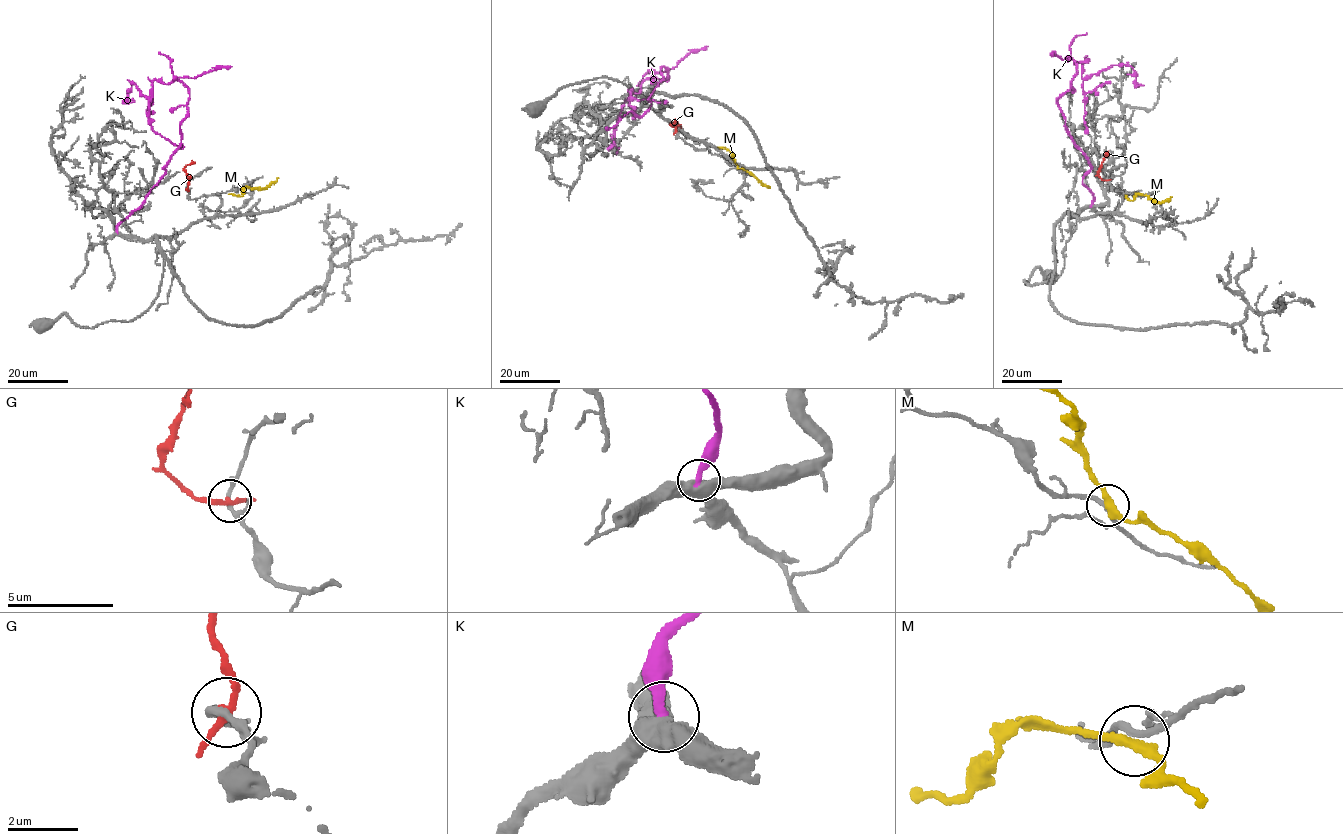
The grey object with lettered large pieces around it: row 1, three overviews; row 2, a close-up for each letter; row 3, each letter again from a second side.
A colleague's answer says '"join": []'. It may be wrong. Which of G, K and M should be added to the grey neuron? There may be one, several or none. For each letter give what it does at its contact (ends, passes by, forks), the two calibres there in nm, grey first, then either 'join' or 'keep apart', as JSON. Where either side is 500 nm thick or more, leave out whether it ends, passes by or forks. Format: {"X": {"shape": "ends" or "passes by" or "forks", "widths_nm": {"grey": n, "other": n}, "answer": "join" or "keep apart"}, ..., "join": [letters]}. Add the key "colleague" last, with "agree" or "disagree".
{"G": {"shape": "passes by", "widths_nm": {"grey": 170, "other": 190}, "answer": "keep apart"}, "K": {"widths_nm": {"grey": 550, "other": 340}, "answer": "keep apart"}, "M": {"shape": "passes by", "widths_nm": {"grey": 180, "other": 280}, "answer": "keep apart"}, "join": [], "colleague": "agree"}

